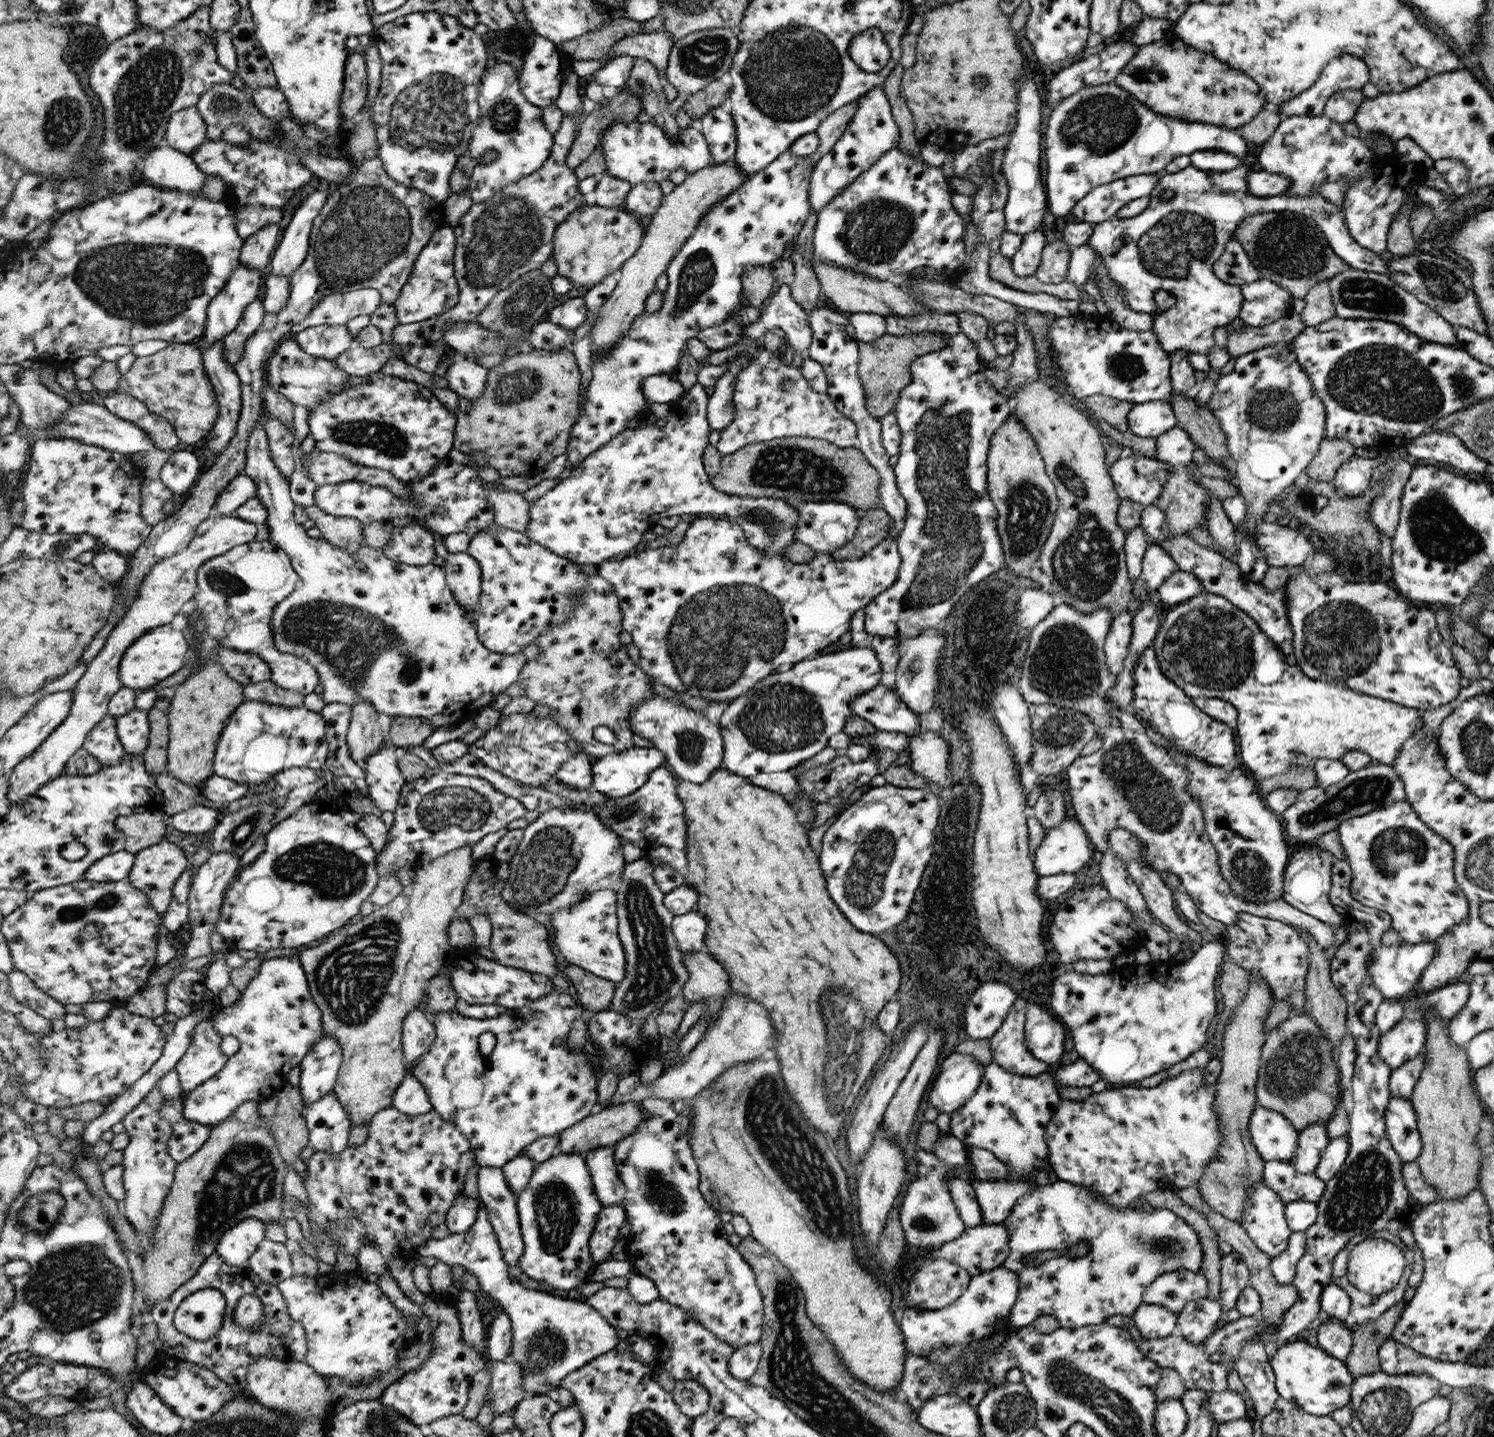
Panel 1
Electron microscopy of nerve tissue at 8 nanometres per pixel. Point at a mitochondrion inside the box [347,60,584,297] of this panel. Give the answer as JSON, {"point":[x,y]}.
{"point":[426,112]}

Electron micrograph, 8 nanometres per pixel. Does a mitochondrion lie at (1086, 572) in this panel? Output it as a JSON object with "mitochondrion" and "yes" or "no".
{"mitochondrion":"yes"}

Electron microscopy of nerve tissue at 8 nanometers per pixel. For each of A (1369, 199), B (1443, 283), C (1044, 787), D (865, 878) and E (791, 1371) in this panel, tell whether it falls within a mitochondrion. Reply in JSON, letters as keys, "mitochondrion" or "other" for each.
{"A":"other","B":"mitochondrion","C":"other","D":"mitochondrion","E":"mitochondrion"}

